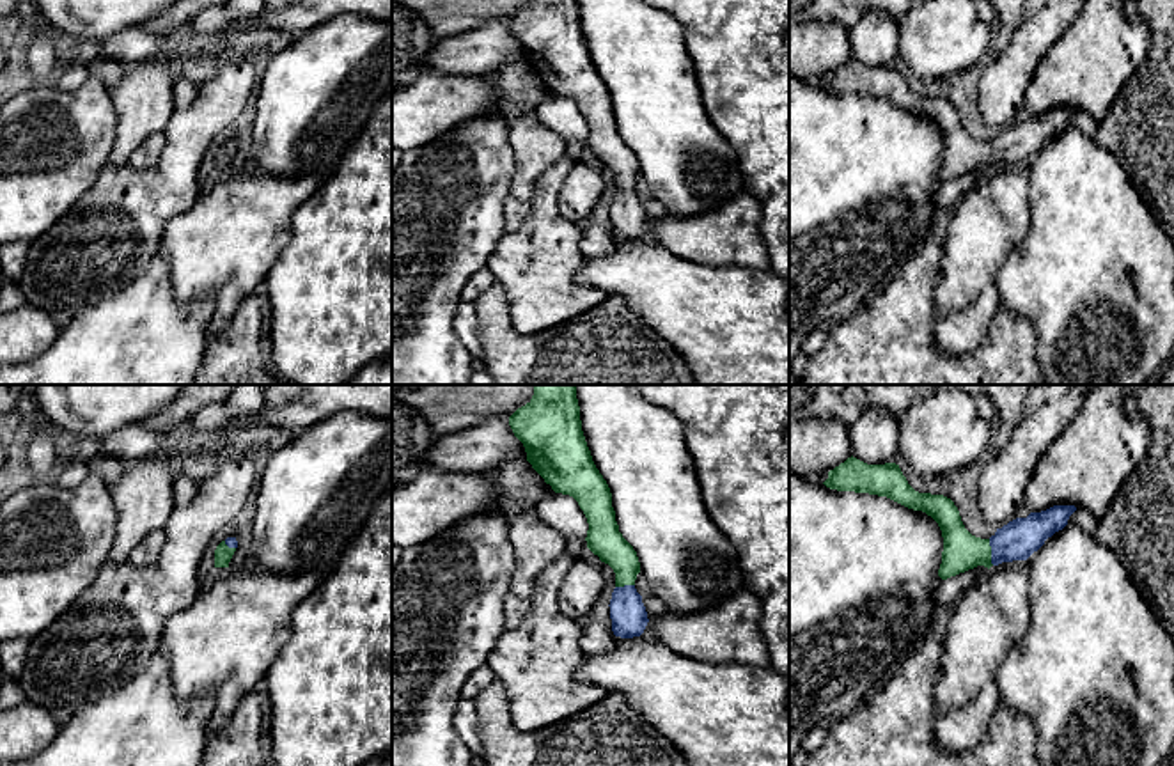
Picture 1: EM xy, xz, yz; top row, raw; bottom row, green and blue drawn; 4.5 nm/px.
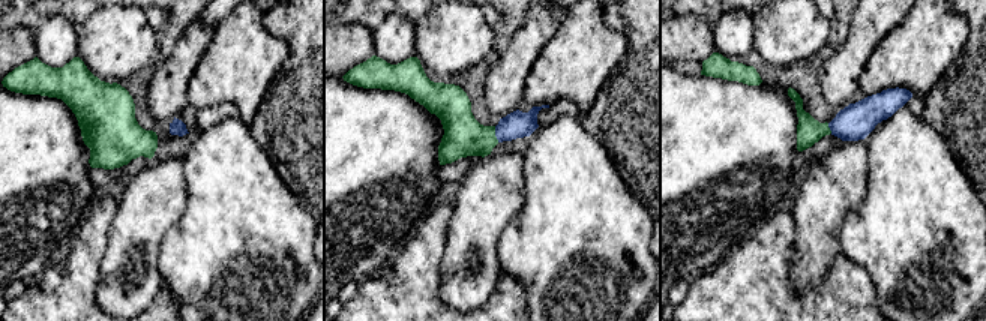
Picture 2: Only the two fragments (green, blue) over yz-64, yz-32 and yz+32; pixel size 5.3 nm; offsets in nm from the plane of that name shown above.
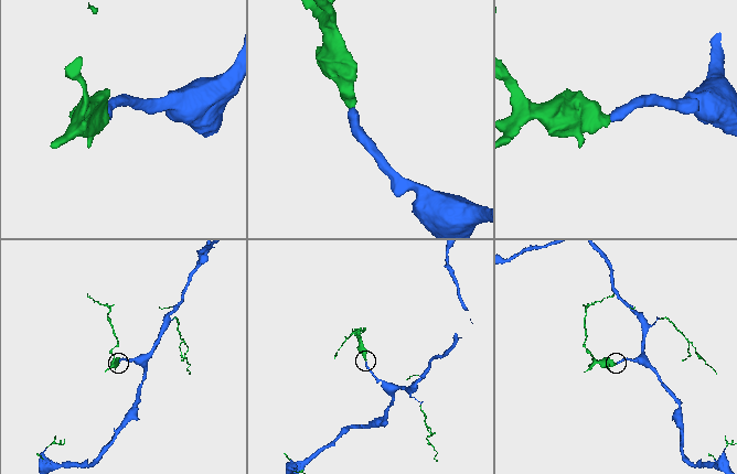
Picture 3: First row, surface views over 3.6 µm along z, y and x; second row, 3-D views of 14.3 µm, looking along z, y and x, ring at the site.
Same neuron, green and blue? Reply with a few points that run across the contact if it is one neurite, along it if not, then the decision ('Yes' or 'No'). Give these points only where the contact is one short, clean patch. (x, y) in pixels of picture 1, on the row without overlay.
Yes

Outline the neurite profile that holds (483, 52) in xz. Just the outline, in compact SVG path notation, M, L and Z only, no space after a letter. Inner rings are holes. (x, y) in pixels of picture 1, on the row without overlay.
M488 20L477 28L438 41L427 57L427 71L447 76L493 76L511 60L527 64L523 46L509 32L509 21Z

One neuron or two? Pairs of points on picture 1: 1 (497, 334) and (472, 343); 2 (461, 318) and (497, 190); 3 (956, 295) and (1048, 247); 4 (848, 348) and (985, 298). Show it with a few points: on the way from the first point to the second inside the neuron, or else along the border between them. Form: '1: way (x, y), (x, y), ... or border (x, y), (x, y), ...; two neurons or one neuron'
1: border (472, 304), (476, 330), (483, 348), (479, 366); two neurons
2: border (461, 300), (454, 314), (453, 330), (463, 343); two neurons
3: border (1022, 240), (999, 272), (997, 304); two neurons
4: border (942, 275), (933, 300), (933, 343), (951, 355); two neurons

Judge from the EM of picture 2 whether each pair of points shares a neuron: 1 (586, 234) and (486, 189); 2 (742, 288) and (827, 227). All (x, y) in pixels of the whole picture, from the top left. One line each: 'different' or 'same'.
1: different
2: different

